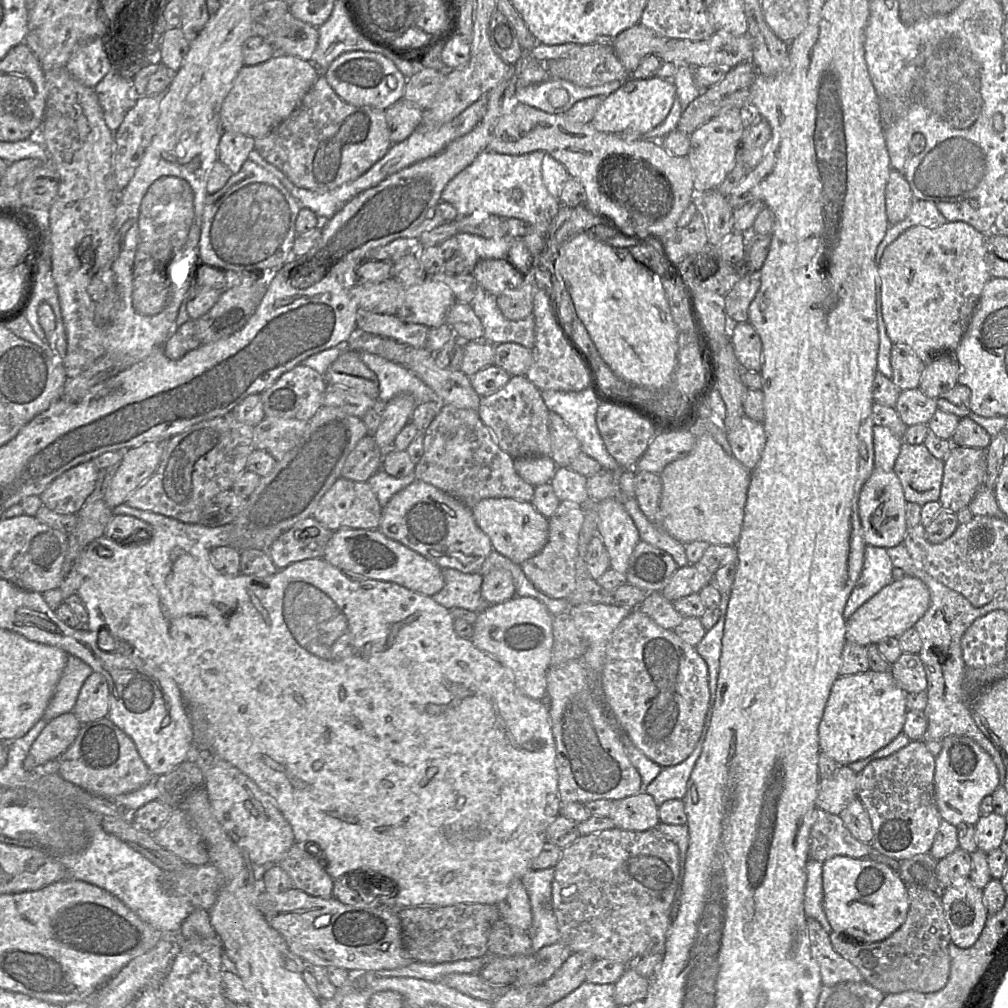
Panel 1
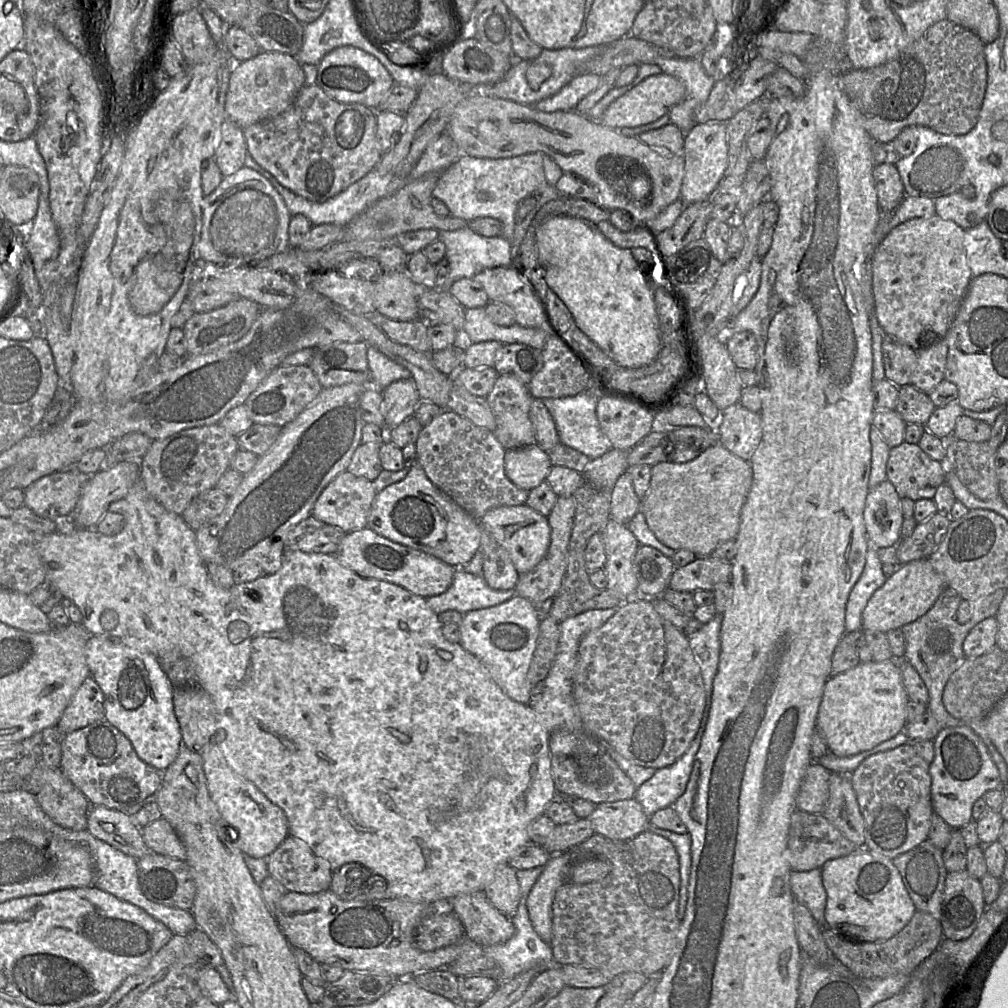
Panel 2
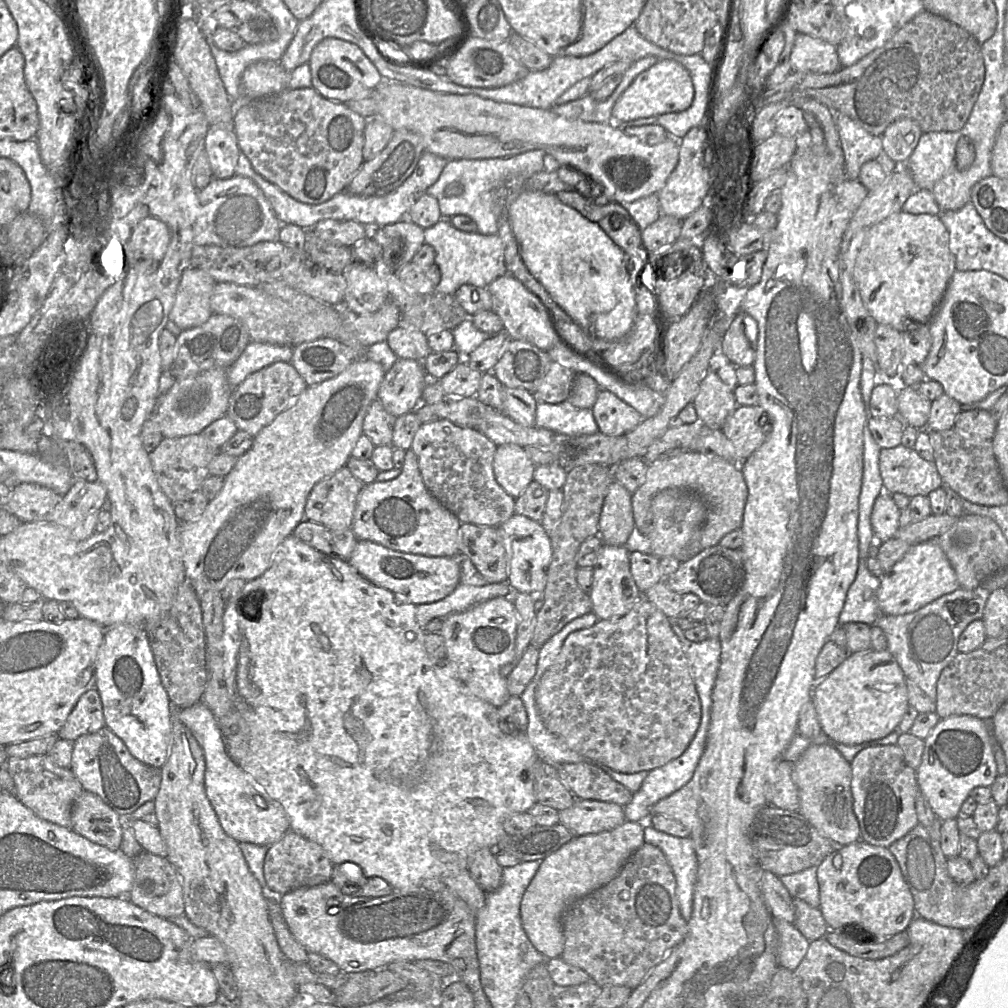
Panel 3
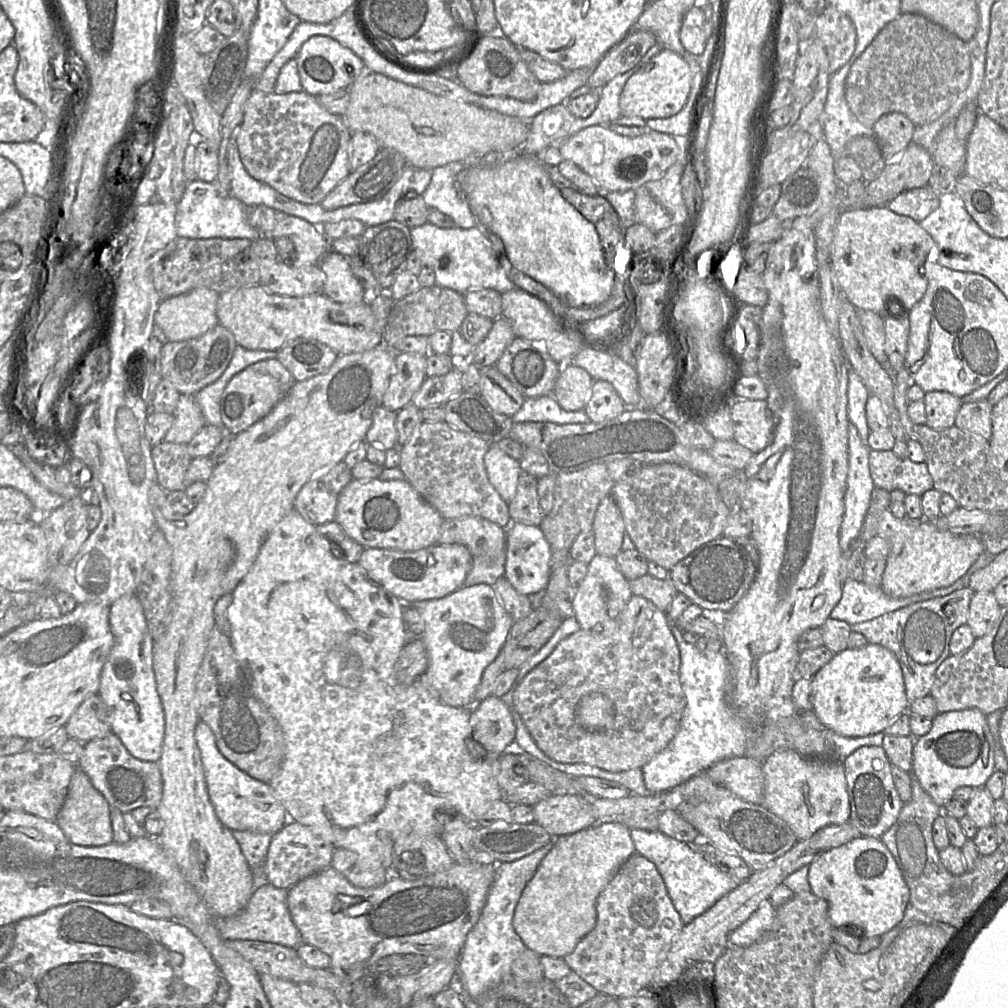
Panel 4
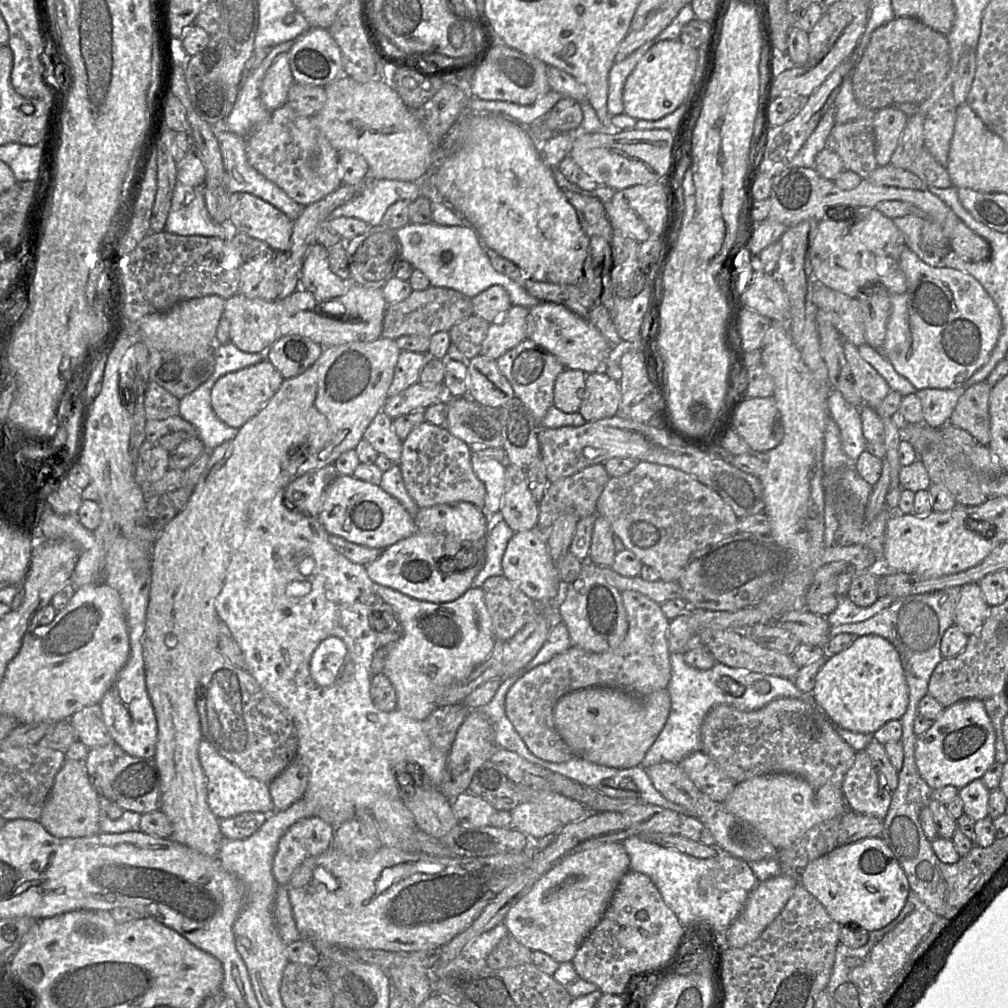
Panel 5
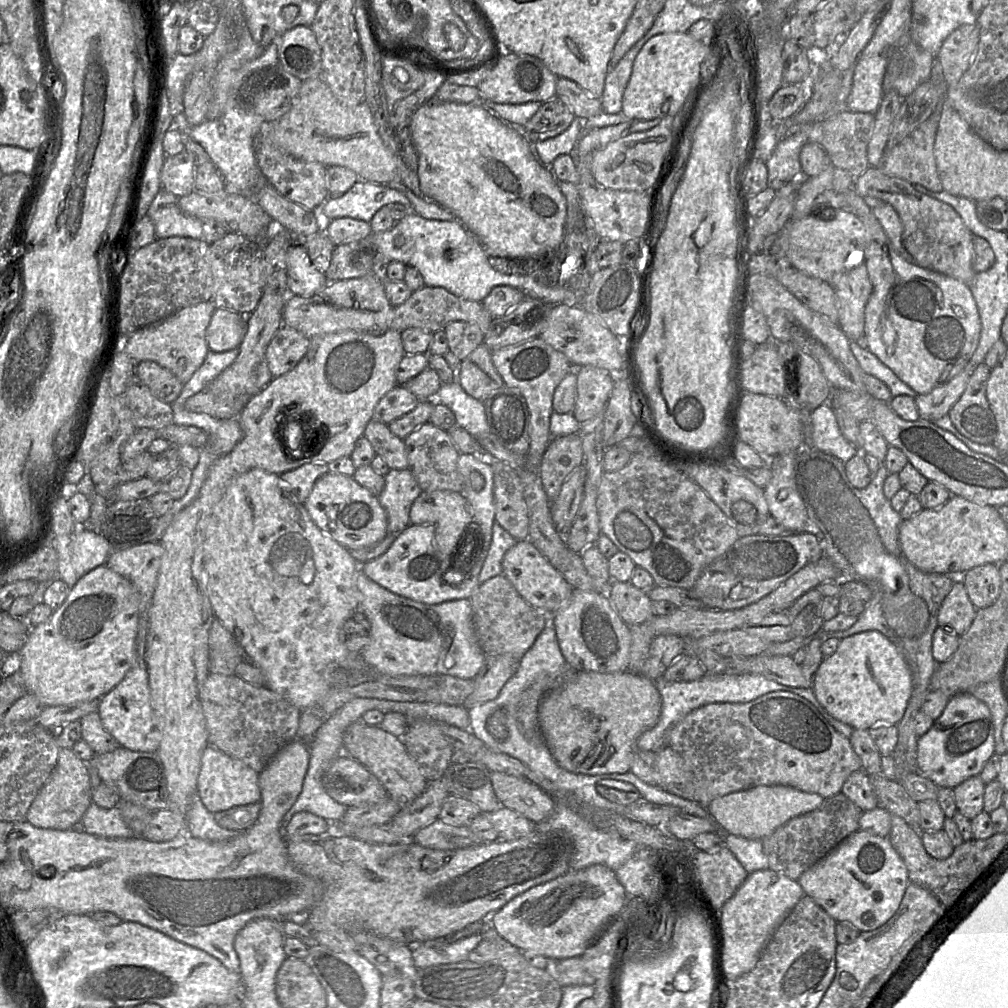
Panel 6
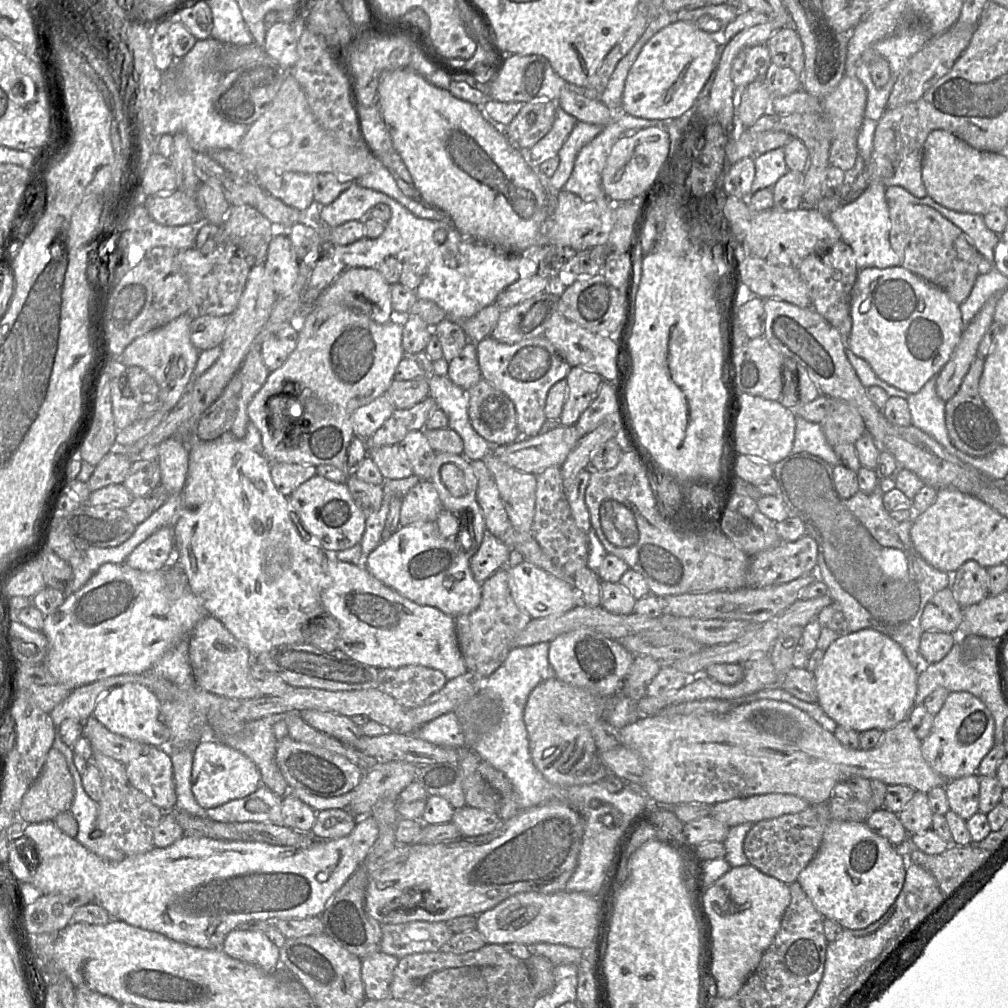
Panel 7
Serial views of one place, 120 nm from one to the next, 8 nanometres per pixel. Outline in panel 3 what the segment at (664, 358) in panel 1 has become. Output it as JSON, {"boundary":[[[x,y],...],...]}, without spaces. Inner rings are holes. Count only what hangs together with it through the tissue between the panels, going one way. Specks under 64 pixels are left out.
{"boundary":[[[529,190],[521,191],[513,201],[509,208],[509,220],[527,269],[589,336],[616,341],[629,333],[635,318],[636,301],[628,273],[628,256],[597,223],[563,204],[554,194]]]}

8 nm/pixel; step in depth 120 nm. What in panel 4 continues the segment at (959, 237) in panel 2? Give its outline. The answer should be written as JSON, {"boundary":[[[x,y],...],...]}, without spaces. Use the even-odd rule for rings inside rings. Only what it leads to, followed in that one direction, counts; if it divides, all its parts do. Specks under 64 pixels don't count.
{"boundary":[[[886,206],[865,209],[867,215],[850,215],[850,210],[840,214],[830,247],[831,268],[844,298],[858,310],[869,310],[881,317],[891,316],[885,311],[886,302],[889,298],[895,298],[899,305],[904,306],[904,314],[921,300],[927,290],[928,281],[924,273],[924,264],[927,260],[937,262],[936,244],[920,223],[908,216],[899,215]]]}

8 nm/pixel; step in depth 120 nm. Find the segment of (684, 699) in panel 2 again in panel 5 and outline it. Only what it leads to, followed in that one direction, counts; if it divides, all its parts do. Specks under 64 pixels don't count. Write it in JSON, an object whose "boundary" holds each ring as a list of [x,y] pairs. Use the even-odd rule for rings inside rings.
{"boundary":[[[625,590],[621,592],[621,598],[628,629],[617,648],[593,653],[570,646],[547,663],[528,671],[509,689],[505,702],[506,715],[528,749],[537,757],[552,763],[563,763],[575,757],[557,732],[553,720],[553,709],[562,696],[596,686],[617,688],[638,697],[667,689],[671,677],[671,653],[667,640],[669,620],[660,604],[639,592]]]}

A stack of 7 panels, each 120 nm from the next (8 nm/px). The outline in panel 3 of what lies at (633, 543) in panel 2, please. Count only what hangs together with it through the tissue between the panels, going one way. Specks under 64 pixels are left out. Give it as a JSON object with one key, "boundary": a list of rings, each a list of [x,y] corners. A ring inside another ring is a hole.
{"boundary":[[[602,544],[597,561],[593,567],[593,579],[589,597],[592,602],[592,613],[598,620],[610,620],[628,613],[635,602],[640,599],[641,592],[630,571],[630,552],[625,546]]]}

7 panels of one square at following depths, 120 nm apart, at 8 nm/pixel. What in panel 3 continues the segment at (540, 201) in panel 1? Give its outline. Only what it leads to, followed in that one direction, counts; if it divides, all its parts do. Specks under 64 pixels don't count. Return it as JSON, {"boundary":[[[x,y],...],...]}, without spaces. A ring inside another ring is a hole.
{"boundary":[[[540,149],[529,150],[517,155],[503,158],[487,159],[454,159],[448,160],[438,180],[427,188],[426,193],[435,197],[443,219],[456,215],[465,215],[473,219],[480,234],[497,234],[497,219],[494,214],[494,199],[500,196],[514,182],[529,178],[535,173],[544,170],[543,157],[547,154]],[[506,181],[504,190],[499,187]],[[451,183],[461,185],[461,193],[455,196],[446,196],[445,188]]]}

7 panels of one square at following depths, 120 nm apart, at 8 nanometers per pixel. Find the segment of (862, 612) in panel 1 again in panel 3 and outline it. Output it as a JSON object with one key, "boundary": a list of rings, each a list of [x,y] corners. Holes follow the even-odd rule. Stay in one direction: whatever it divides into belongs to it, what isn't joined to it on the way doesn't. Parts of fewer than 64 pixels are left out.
{"boundary":[[[937,539],[912,545],[903,558],[881,577],[877,591],[880,615],[895,616],[915,612],[959,588],[956,572]]]}

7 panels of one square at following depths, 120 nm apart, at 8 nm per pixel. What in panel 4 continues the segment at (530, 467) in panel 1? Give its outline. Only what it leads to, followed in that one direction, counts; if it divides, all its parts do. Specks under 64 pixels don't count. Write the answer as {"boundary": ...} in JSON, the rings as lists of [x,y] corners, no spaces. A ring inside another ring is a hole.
{"boundary":[[[490,446],[484,456],[484,465],[490,483],[509,504],[516,494],[518,479],[522,473],[519,461],[497,446]]]}

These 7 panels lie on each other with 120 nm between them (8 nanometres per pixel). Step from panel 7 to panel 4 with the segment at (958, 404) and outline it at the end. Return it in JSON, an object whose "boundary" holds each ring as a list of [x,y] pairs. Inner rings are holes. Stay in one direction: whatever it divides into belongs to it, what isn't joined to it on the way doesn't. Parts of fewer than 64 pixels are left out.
{"boundary":[[[988,399],[962,403],[955,418],[955,426],[963,431],[982,436],[987,441],[992,436],[992,406]]]}

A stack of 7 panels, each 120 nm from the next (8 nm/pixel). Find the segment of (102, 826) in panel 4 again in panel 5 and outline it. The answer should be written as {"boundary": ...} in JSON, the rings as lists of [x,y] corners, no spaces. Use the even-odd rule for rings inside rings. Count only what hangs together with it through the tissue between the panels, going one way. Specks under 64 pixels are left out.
{"boundary":[[[65,759],[46,798],[40,824],[54,837],[80,838],[99,833],[100,795],[93,787],[84,761]]]}

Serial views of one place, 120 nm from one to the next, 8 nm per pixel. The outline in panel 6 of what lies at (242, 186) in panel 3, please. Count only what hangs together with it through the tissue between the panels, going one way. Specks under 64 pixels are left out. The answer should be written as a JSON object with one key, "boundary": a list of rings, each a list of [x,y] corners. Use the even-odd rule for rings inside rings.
{"boundary":[[[161,190],[153,199],[147,216],[151,219],[156,239],[186,237],[203,239],[203,221],[181,211],[178,198]]]}

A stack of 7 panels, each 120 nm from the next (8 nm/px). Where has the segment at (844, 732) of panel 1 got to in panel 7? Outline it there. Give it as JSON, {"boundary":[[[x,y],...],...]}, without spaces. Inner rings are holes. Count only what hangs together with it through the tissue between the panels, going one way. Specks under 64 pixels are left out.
{"boundary":[[[862,629],[840,636],[825,651],[824,657],[813,673],[816,683],[817,703],[837,725],[856,732],[870,729],[886,731],[905,719],[914,707],[918,673],[911,665],[898,643],[874,629]]]}

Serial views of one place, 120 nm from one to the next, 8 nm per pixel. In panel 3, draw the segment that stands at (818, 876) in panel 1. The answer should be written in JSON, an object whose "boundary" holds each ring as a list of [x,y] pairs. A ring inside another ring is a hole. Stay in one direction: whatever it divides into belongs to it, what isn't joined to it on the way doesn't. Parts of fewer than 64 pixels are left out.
{"boundary":[[[810,867],[798,873],[783,875],[780,880],[793,899],[797,898],[813,908],[819,908],[820,895],[817,867]]]}

